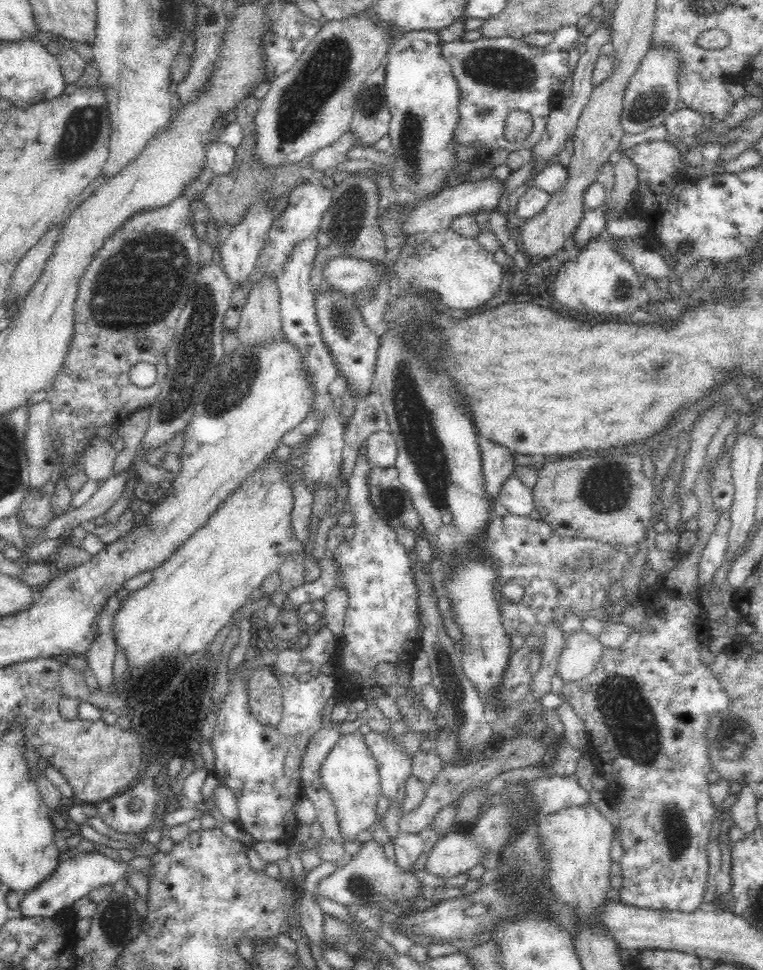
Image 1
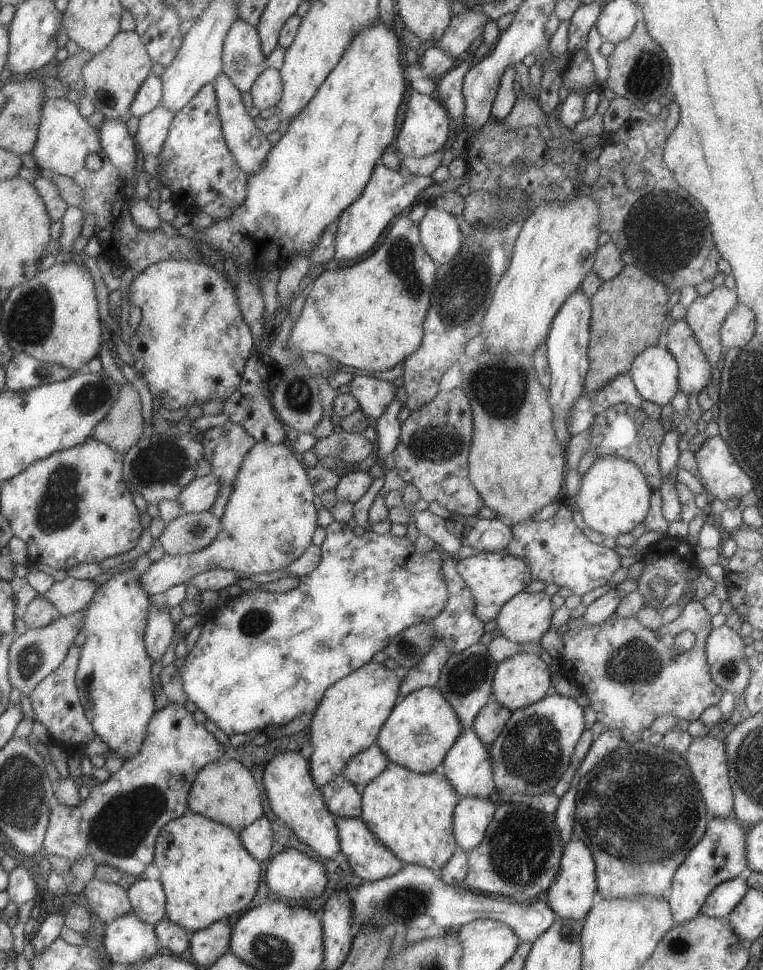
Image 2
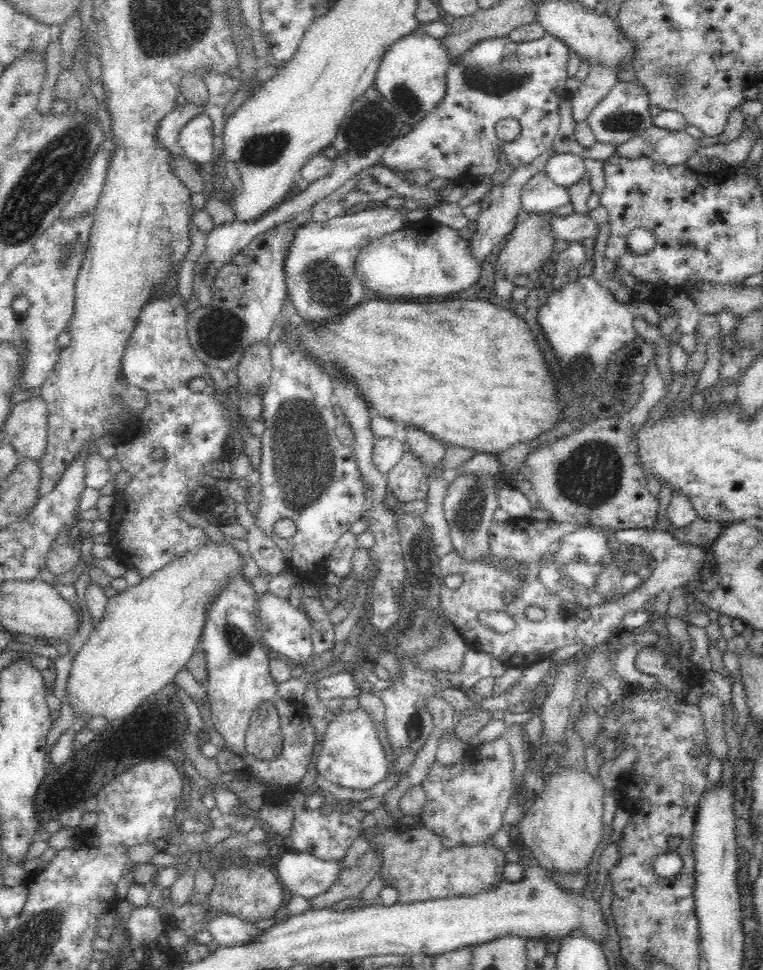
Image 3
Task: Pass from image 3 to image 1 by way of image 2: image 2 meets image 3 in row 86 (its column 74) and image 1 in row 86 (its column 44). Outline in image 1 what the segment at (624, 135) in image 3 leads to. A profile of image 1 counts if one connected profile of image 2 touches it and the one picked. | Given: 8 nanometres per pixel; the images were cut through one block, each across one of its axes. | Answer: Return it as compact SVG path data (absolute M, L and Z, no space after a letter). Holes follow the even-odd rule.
M654 48L648 50L639 64L637 72L628 82L622 100L620 114L620 129L626 134L644 133L650 128L662 125L668 114L678 110L678 82L680 59L677 52L669 48Z

